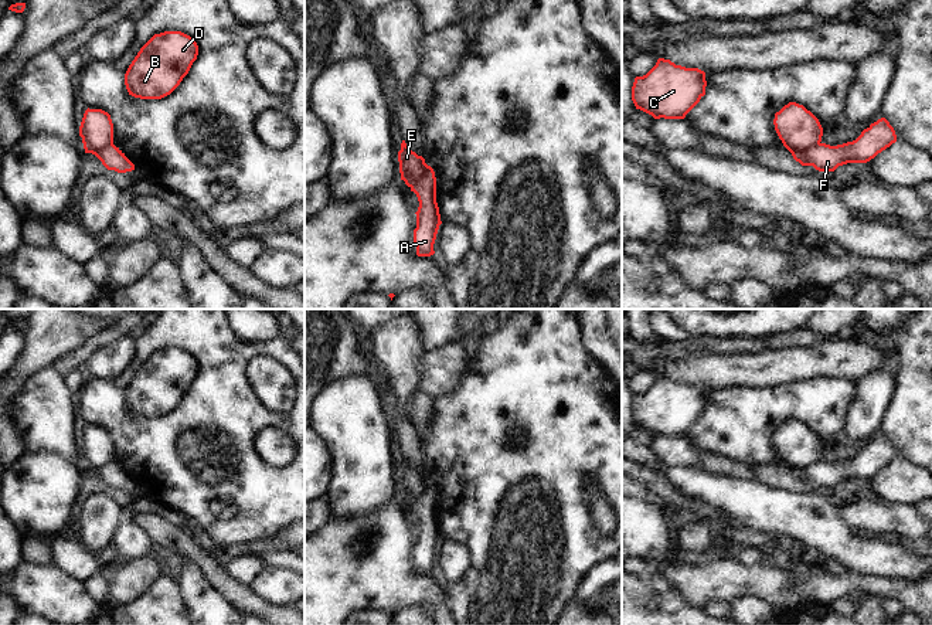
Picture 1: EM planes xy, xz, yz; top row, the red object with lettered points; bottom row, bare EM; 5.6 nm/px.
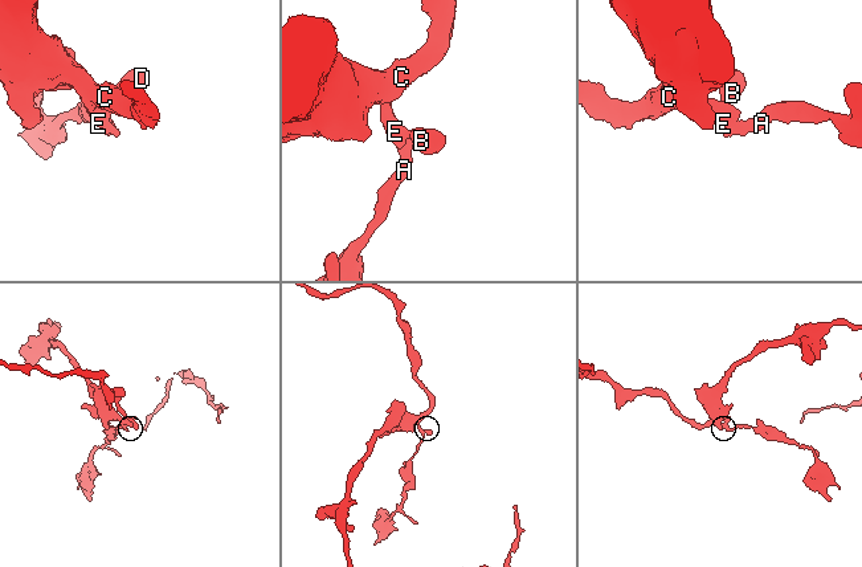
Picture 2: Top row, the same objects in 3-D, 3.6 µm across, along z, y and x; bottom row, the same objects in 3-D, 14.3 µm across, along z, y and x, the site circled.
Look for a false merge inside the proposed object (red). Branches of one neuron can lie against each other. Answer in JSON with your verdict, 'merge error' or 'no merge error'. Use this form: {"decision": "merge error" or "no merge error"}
{"decision": "merge error"}

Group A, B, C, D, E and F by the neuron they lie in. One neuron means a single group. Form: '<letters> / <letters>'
A F / B C D E

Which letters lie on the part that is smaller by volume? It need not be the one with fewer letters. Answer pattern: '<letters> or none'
A, F

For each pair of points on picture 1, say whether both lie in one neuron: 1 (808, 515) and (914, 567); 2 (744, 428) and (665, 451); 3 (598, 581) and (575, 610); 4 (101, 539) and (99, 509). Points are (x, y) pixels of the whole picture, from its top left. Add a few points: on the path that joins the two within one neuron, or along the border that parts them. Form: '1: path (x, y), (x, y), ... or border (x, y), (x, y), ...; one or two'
1: path (834, 539), (859, 554), (887, 560); one
2: border (684, 435), (700, 454); two
3: path (597, 588), (582, 603); one
4: path (99, 532), (99, 516); one

